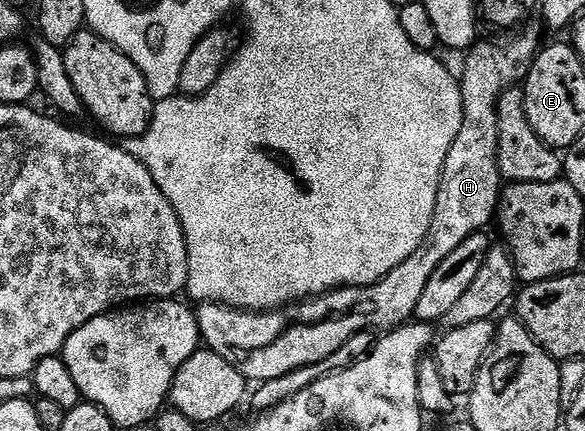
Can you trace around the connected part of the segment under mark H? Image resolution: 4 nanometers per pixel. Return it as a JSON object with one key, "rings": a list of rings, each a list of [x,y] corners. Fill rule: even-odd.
{"rings":[[[527,30],[516,36],[512,42],[502,46],[499,42],[476,41],[470,50],[466,51],[463,62],[463,74],[459,78],[459,87],[463,97],[463,127],[453,140],[453,148],[449,148],[449,156],[445,160],[445,168],[441,176],[441,184],[437,192],[437,204],[433,208],[433,220],[429,224],[429,232],[425,240],[393,272],[389,272],[379,282],[371,286],[344,286],[331,290],[292,305],[284,318],[275,318],[271,312],[252,312],[239,310],[236,306],[223,306],[219,302],[204,302],[195,310],[195,319],[199,325],[199,336],[202,345],[212,350],[221,360],[229,360],[237,372],[246,378],[248,383],[258,384],[277,380],[277,376],[285,376],[297,368],[305,368],[325,360],[337,348],[341,348],[350,338],[364,332],[386,332],[405,326],[415,318],[417,304],[421,304],[421,296],[425,292],[425,284],[429,284],[433,272],[437,272],[437,264],[446,260],[469,236],[486,231],[487,225],[494,223],[497,218],[499,199],[505,183],[499,175],[499,98],[509,89],[518,87],[531,70],[535,55],[541,49],[539,34],[535,30]]]}

